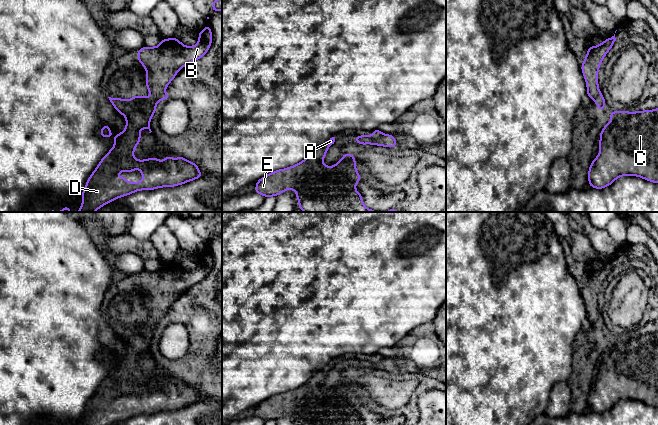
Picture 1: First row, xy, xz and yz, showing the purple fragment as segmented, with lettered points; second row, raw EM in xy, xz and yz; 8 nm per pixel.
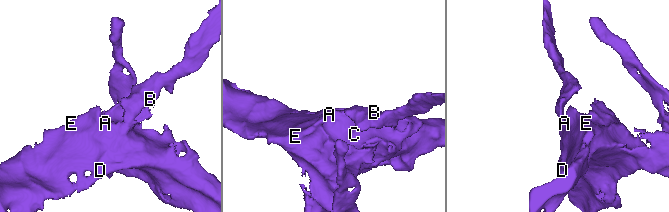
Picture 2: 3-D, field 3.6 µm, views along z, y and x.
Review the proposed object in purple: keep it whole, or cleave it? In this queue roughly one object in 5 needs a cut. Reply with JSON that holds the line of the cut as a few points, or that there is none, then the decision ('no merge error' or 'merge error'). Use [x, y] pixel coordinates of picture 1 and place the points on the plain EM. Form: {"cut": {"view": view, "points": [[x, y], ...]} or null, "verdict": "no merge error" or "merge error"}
{"cut": null, "verdict": "no merge error"}

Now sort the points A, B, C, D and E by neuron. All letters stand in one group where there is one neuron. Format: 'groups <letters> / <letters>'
groups A B C D E

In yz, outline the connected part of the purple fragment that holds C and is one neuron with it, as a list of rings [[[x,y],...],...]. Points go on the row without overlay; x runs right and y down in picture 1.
[[[658,332],[654,334],[609,336],[610,346],[600,357],[599,379],[588,395],[589,410],[603,413],[620,400],[638,400],[658,407]]]

